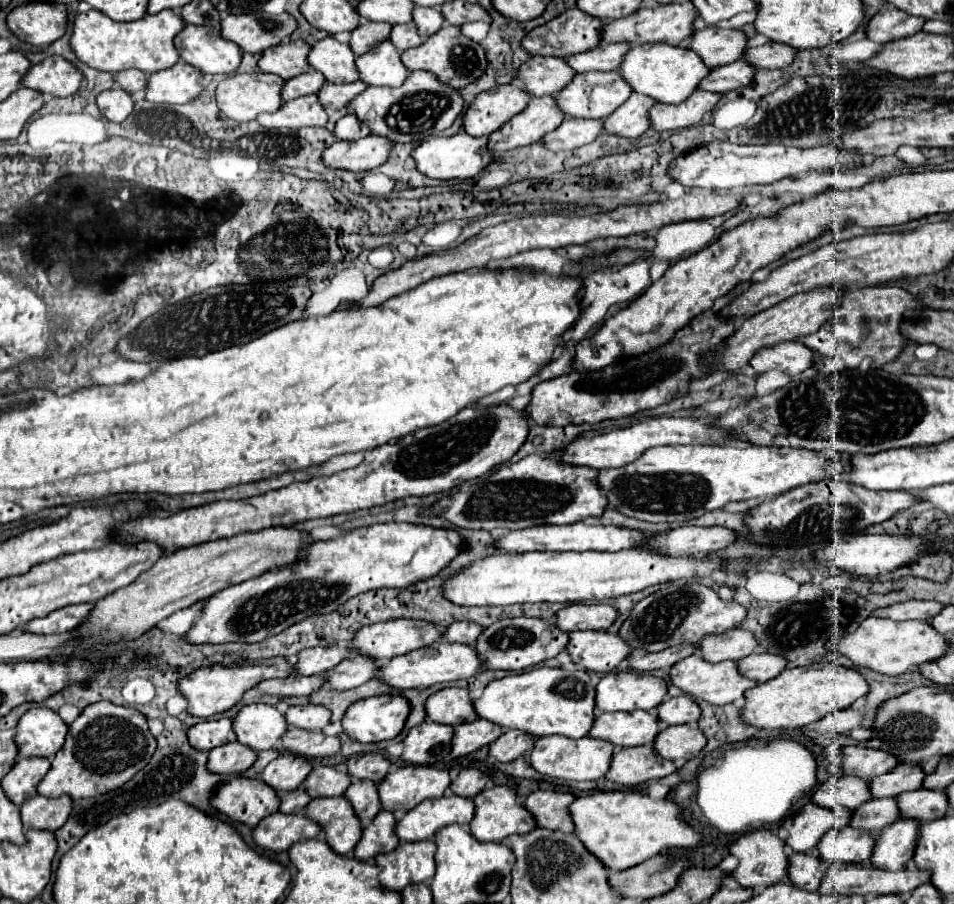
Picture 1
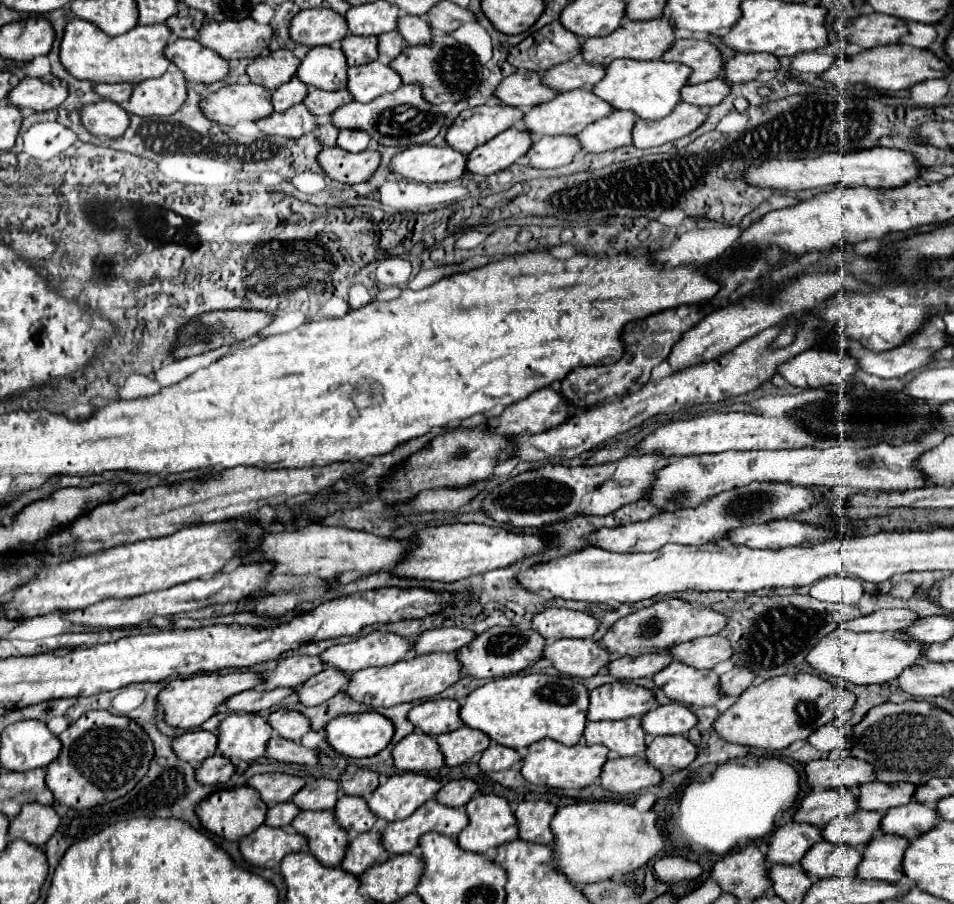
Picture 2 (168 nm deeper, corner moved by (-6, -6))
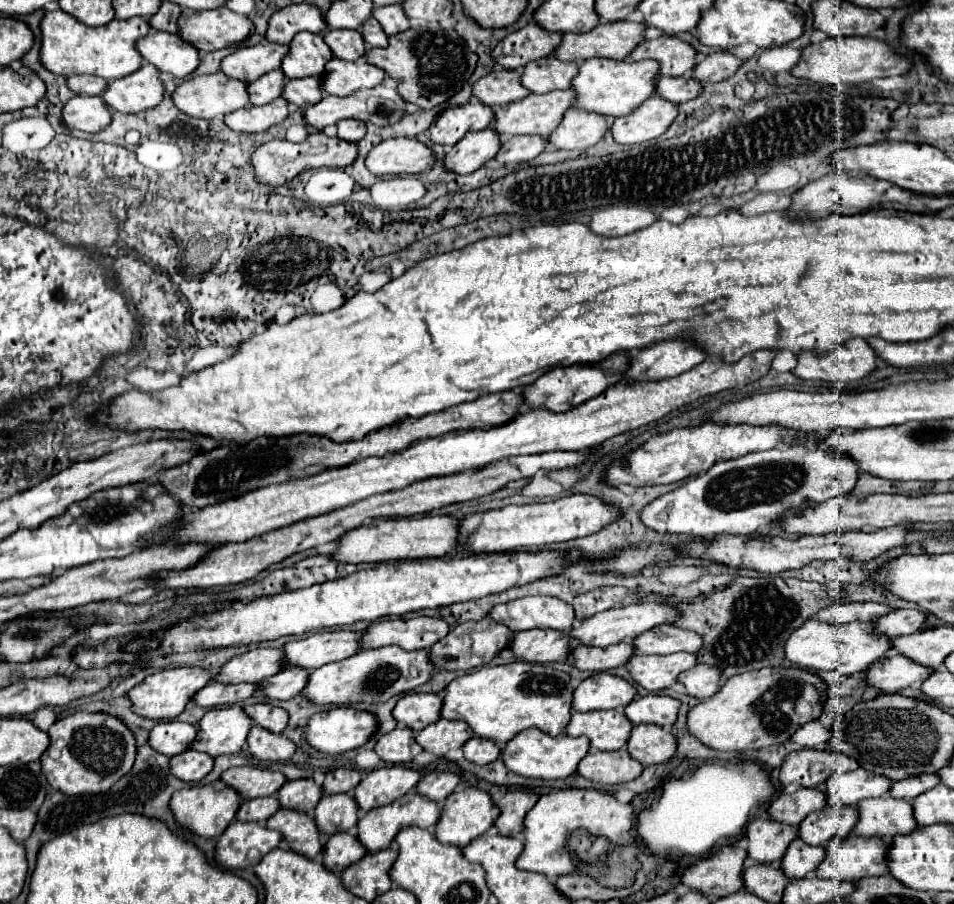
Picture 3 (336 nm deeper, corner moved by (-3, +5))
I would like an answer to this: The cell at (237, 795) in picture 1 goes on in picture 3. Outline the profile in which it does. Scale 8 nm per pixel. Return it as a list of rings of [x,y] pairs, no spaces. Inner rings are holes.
[[[215,780],[205,786],[183,788],[183,790],[175,792],[171,798],[171,810],[173,810],[179,826],[185,826],[187,830],[191,830],[203,838],[217,838],[233,822],[241,802],[243,802],[243,798],[237,790],[233,790],[229,784],[225,784],[221,780]]]

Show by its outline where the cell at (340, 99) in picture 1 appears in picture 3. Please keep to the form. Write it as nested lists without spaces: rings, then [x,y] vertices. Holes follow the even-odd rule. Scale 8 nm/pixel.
[[[297,78],[297,80],[287,80],[283,98],[289,100],[291,104],[299,108],[309,108],[317,102],[321,102],[323,92],[321,92],[321,78]]]

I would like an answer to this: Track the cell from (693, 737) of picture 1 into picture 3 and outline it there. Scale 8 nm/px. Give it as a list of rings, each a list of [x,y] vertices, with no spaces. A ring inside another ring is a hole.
[[[639,724],[633,728],[631,738],[627,742],[629,754],[639,760],[643,766],[663,764],[677,752],[675,736],[655,724]]]

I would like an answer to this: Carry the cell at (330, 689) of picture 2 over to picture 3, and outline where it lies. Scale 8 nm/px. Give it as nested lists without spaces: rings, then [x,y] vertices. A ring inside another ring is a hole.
[[[285,666],[279,674],[263,680],[261,690],[273,700],[289,700],[301,694],[301,688],[305,688],[305,680],[309,680],[309,672],[305,672],[305,668]]]

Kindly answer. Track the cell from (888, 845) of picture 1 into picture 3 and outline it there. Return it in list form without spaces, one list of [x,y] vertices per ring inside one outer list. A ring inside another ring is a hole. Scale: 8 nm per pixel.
[[[849,834],[845,838],[833,838],[827,844],[827,856],[815,870],[817,878],[833,880],[861,880],[865,876],[883,876],[887,844],[883,838],[863,838]]]

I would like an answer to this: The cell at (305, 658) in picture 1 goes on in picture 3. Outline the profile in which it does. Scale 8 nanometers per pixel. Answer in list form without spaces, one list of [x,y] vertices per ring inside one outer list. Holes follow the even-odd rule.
[[[257,648],[227,662],[215,676],[215,680],[225,684],[239,684],[239,682],[259,684],[261,680],[277,674],[283,666],[285,660],[281,660],[281,650]]]

